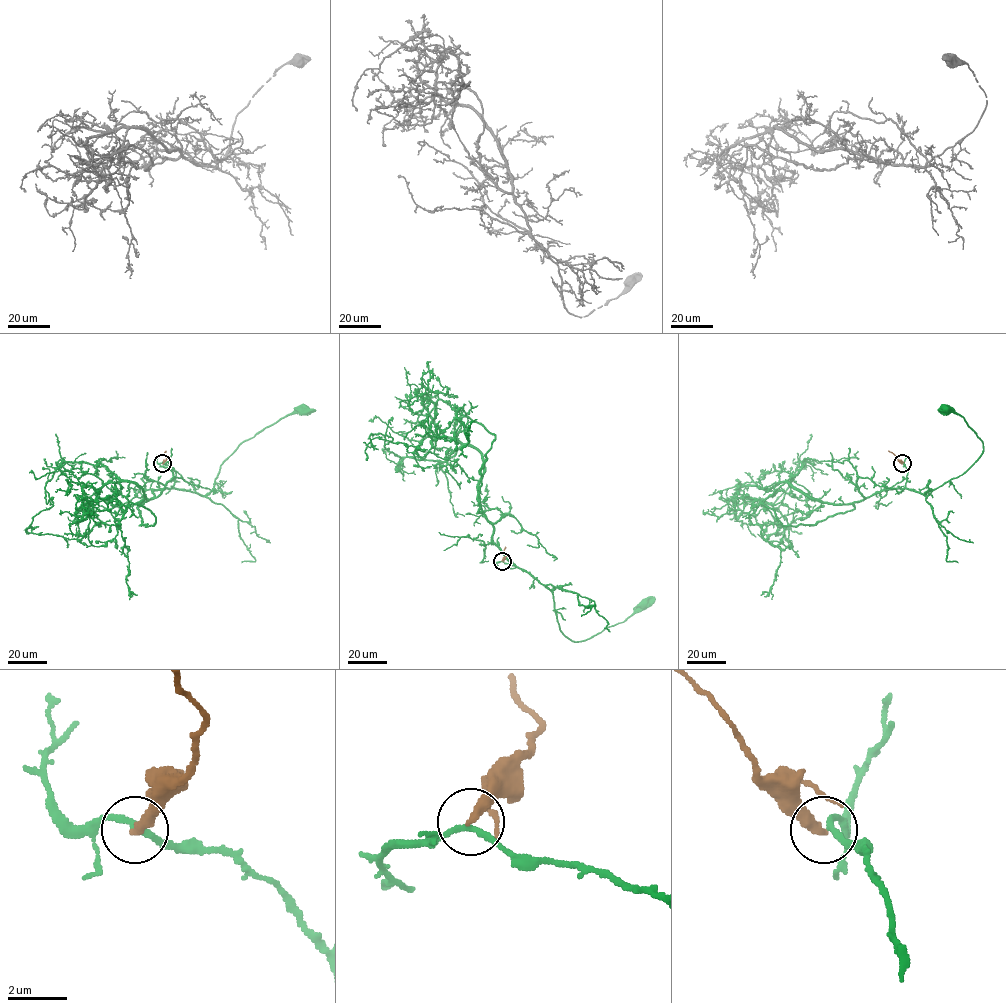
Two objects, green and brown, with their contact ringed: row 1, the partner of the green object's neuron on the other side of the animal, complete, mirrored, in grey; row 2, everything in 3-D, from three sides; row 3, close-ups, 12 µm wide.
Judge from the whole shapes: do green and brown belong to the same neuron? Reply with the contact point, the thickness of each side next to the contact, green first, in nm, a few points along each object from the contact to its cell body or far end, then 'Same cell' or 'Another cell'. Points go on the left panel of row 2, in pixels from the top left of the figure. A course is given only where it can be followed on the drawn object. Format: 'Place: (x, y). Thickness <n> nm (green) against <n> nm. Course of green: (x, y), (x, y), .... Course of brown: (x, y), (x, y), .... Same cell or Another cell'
Place: (162, 463). Thickness 190 nm (green) against 340 nm. Course of green: (162, 464), (175, 472), (173, 487), (206, 495), (212, 489), (220, 465), (241, 443), (302, 409). Course of brown: (162, 464), (167, 457), (166, 451). Another cell

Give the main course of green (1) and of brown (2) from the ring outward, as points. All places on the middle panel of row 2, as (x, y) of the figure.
1: (502, 561), (528, 572), (552, 593), (560, 630), (572, 641), (593, 637), (625, 621), (642, 607)
2: (502, 561), (506, 555), (505, 547)

